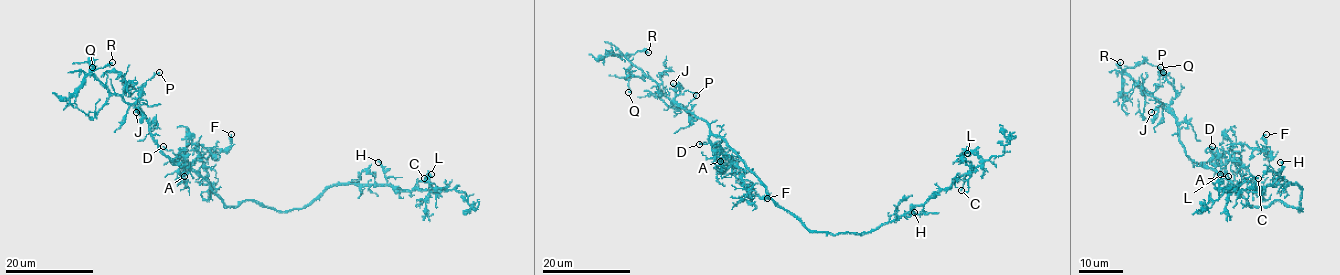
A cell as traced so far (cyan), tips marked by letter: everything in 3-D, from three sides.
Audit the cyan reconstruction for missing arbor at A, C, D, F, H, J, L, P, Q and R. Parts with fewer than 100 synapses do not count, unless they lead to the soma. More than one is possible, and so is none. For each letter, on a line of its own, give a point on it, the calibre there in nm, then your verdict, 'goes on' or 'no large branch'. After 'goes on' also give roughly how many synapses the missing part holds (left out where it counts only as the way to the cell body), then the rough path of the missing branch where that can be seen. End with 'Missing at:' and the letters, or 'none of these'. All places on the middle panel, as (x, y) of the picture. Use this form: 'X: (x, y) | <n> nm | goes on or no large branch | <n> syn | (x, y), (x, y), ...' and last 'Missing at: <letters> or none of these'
A: (720, 161) | 140 nm | no large branch
C: (961, 190) | 150 nm | no large branch
D: (699, 144) | 140 nm | no large branch
F: (767, 198) | 160 nm | no large branch
H: (914, 212) | 160 nm | no large branch
J: (673, 83) | 130 nm | no large branch
L: (967, 153) | 190 nm | no large branch
P: (696, 95) | 160 nm | no large branch
Q: (628, 92) | 160 nm | no large branch
R: (648, 52) | 200 nm | no large branch
Missing at: none of these

